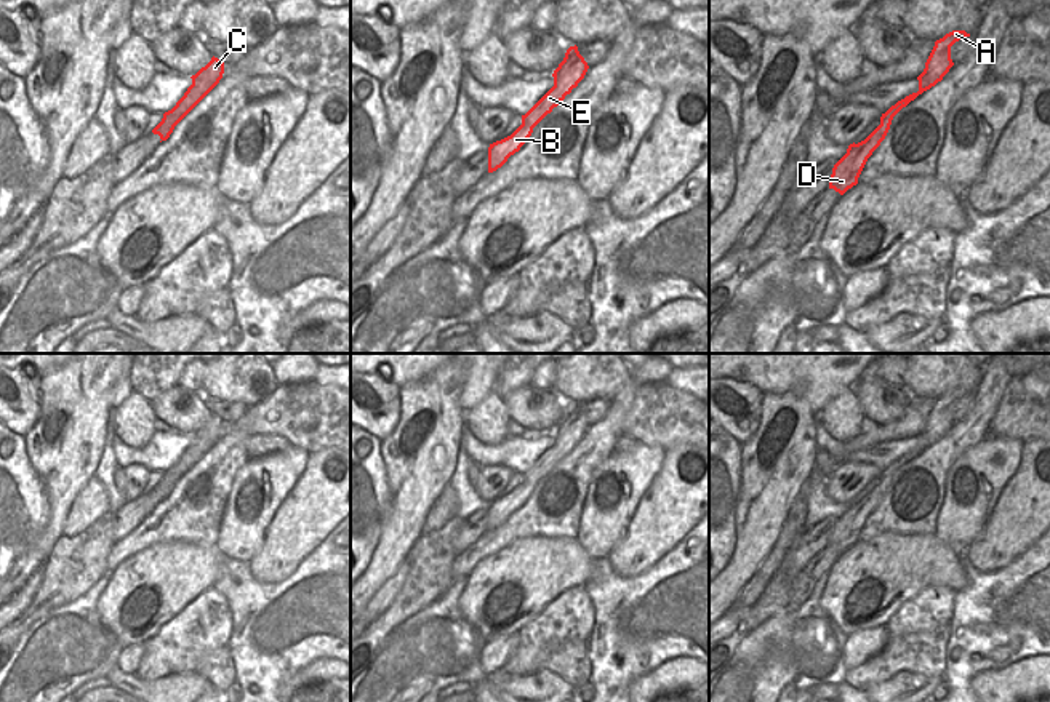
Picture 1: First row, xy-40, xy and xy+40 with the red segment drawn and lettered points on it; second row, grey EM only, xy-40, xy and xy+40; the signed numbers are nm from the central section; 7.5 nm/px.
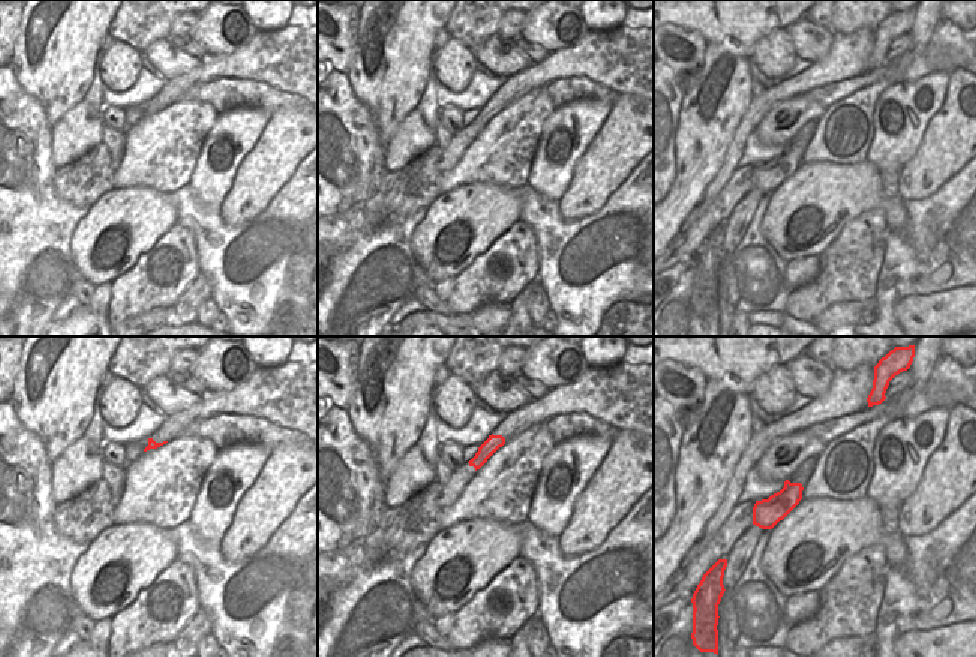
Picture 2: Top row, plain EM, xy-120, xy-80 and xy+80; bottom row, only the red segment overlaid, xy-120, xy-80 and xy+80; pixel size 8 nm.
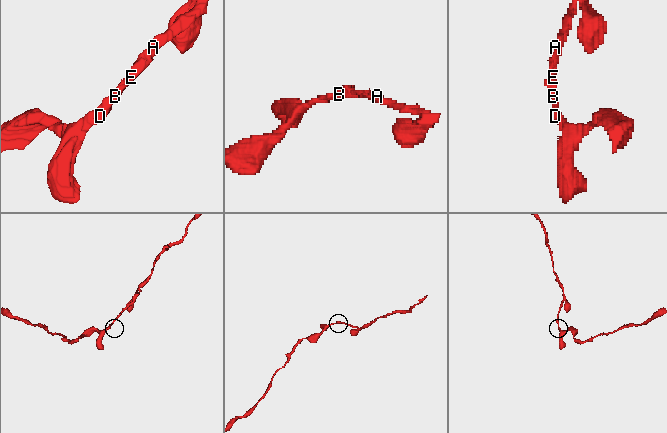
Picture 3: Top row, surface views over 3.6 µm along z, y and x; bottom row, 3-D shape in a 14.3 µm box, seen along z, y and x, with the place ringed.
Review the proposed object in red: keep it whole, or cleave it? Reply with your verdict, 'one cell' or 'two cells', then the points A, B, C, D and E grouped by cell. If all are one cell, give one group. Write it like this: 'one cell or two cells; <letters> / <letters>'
one cell; A B C D E

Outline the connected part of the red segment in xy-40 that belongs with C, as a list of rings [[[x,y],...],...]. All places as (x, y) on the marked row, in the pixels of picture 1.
[[[213,56],[205,67],[190,77],[192,85],[176,106],[163,114],[162,122],[152,130],[152,133],[158,134],[162,141],[166,141],[174,126],[219,83],[222,74],[224,62]]]

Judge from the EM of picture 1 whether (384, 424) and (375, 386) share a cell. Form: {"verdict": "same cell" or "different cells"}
{"verdict": "same cell"}

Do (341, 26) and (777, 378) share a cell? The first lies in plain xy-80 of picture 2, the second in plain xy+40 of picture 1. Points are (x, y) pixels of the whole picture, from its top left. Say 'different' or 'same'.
different

